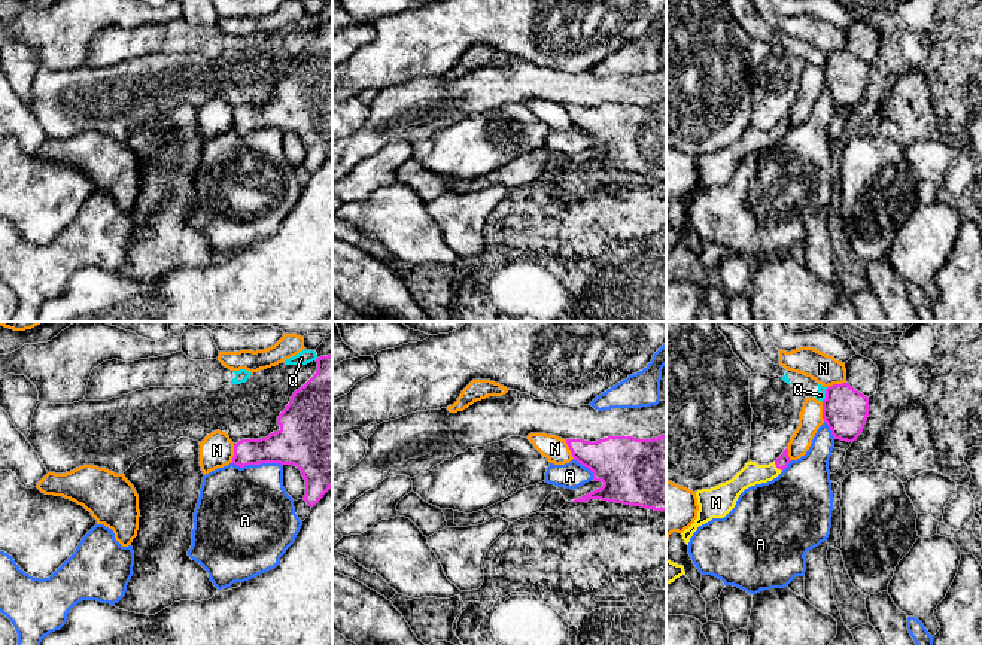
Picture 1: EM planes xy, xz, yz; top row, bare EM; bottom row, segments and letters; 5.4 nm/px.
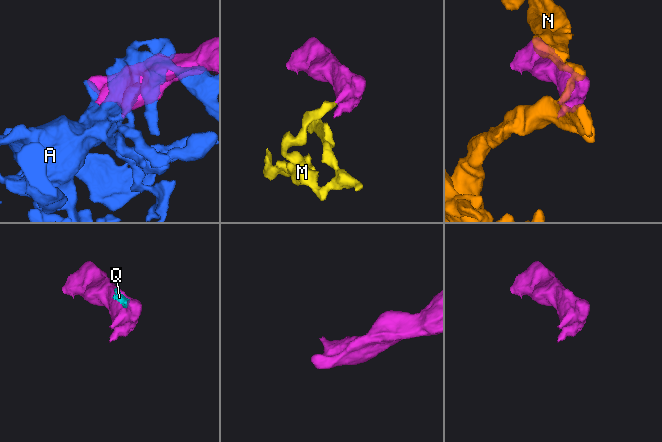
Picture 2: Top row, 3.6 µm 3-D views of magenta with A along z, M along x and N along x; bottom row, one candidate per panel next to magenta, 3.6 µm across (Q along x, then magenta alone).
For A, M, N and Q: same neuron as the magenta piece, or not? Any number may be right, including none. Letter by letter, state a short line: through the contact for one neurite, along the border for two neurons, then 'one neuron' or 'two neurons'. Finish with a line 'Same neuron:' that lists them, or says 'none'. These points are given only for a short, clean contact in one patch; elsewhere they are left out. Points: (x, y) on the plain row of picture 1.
A: two neurons
M: line yz (783, 127), (777, 133), (768, 139), (751, 140); one neuron
N: two neurons
Q: two neurons
Same neuron: M

